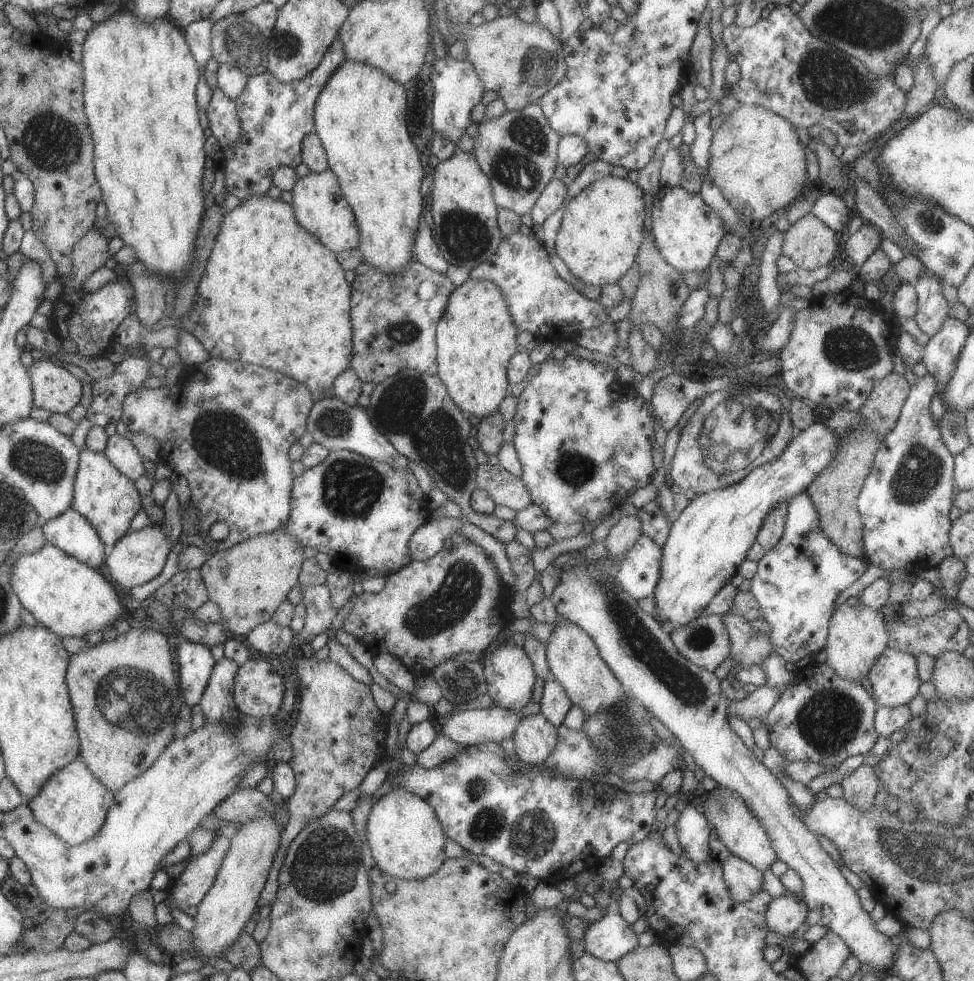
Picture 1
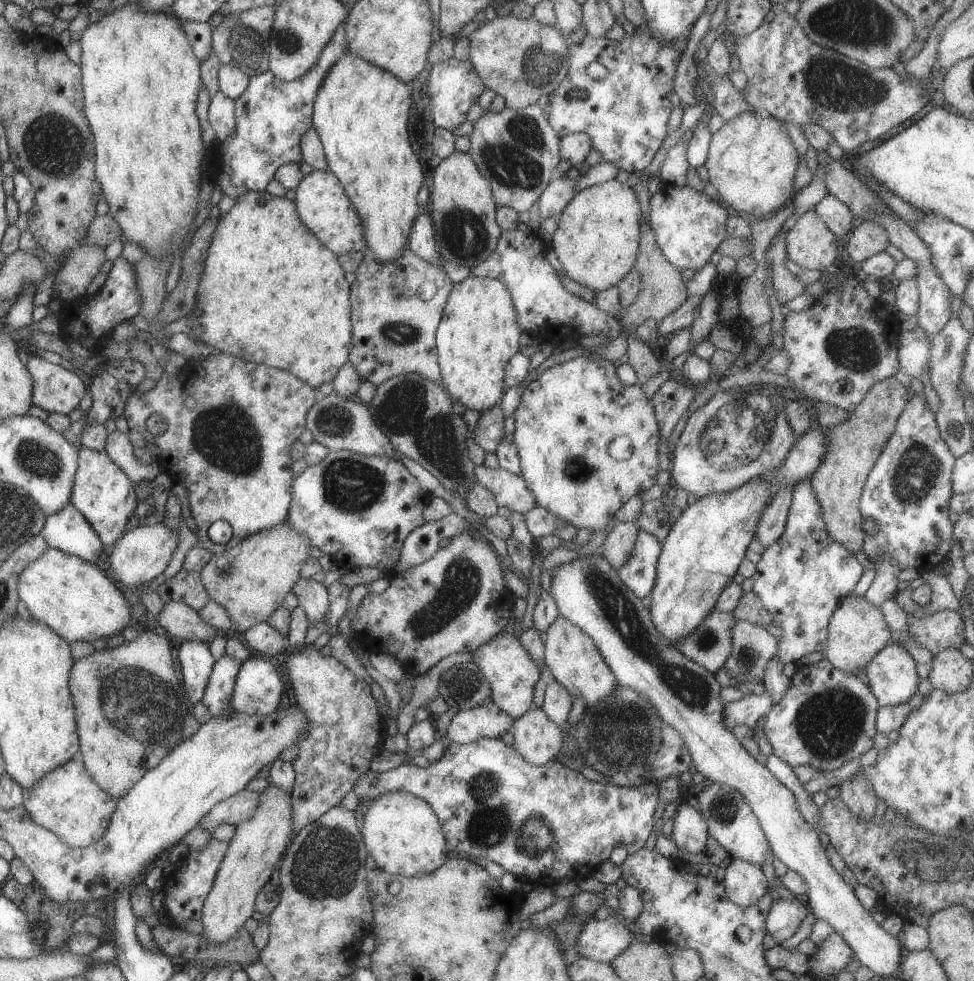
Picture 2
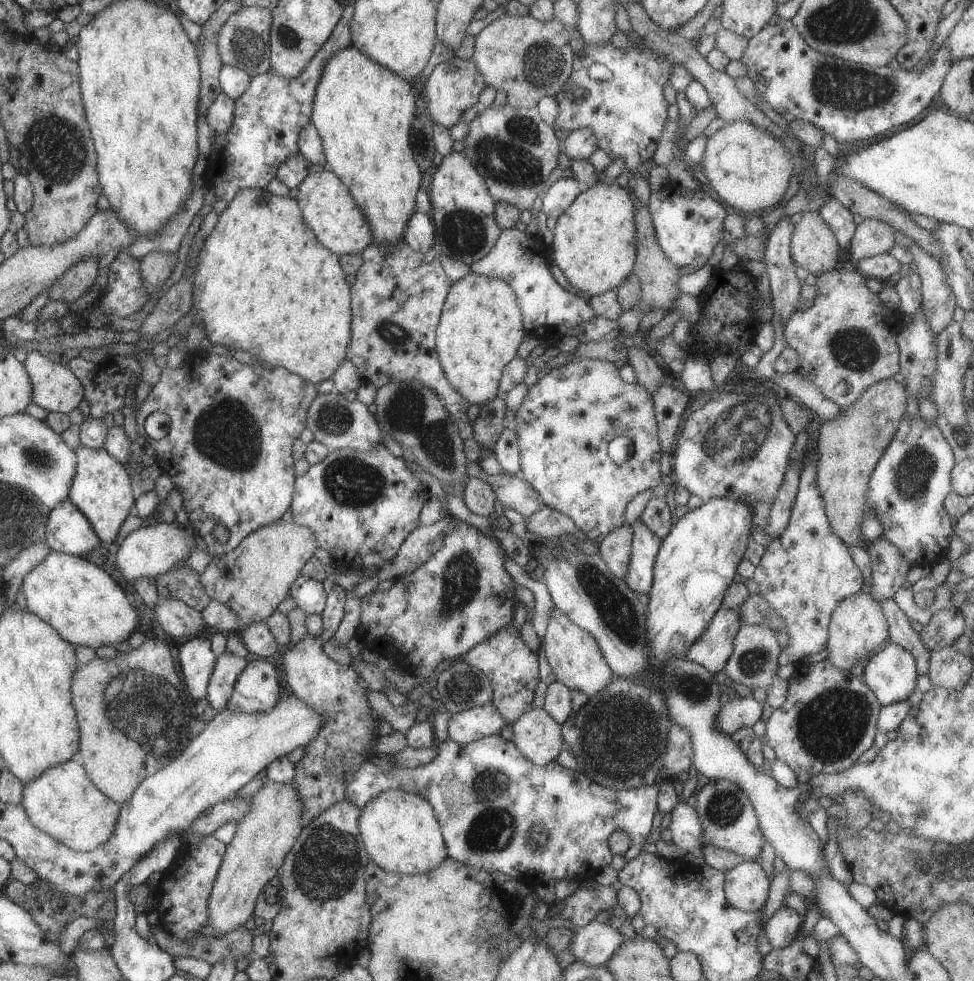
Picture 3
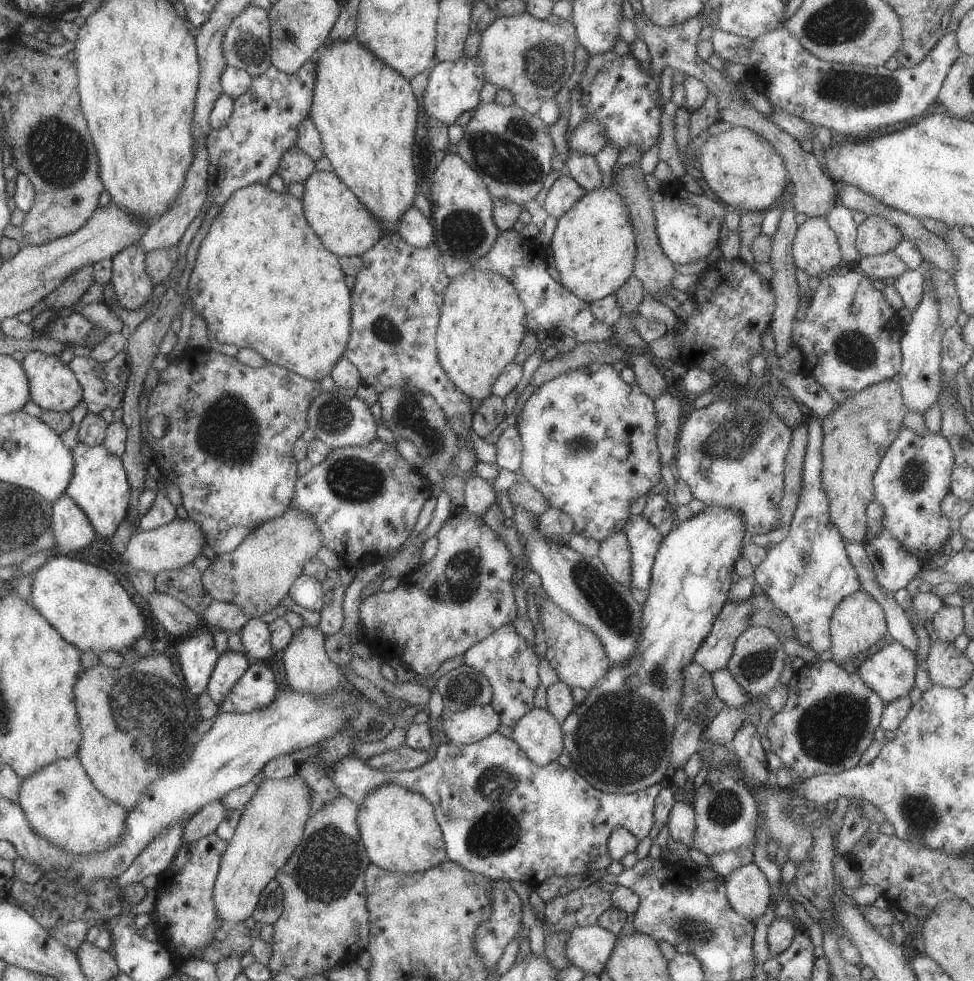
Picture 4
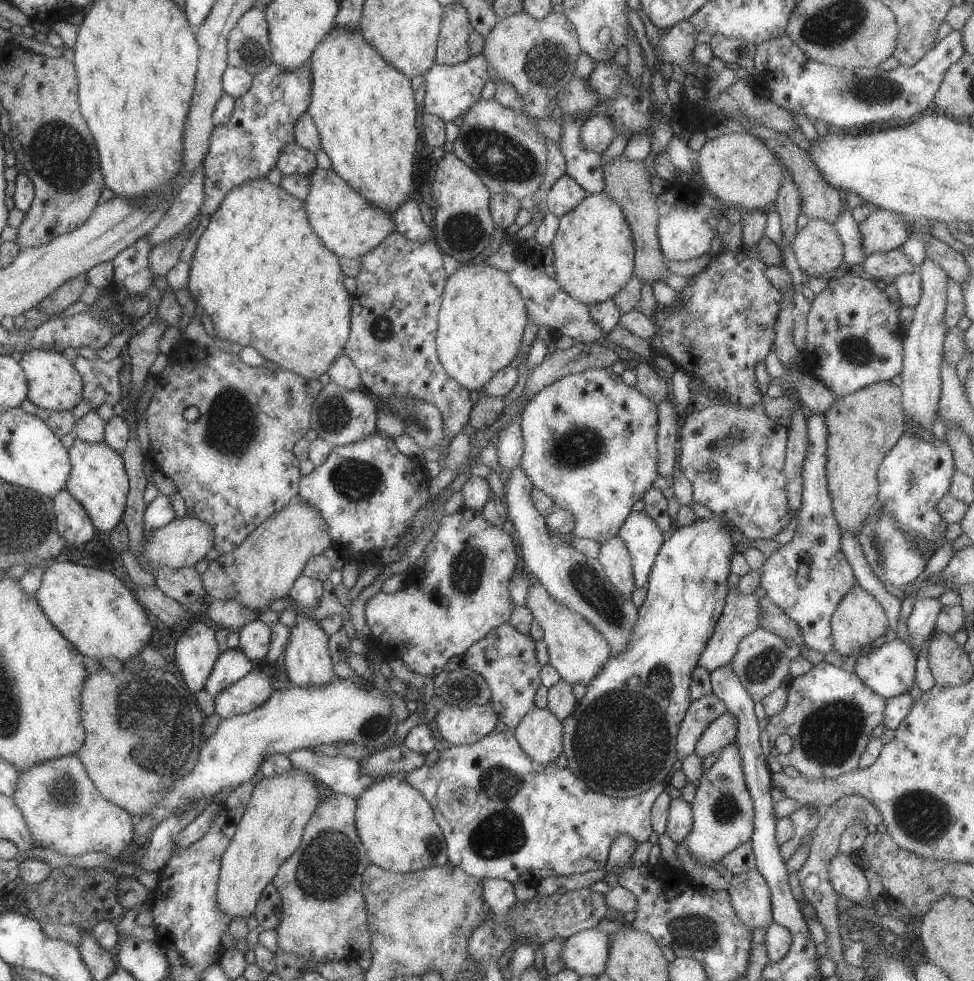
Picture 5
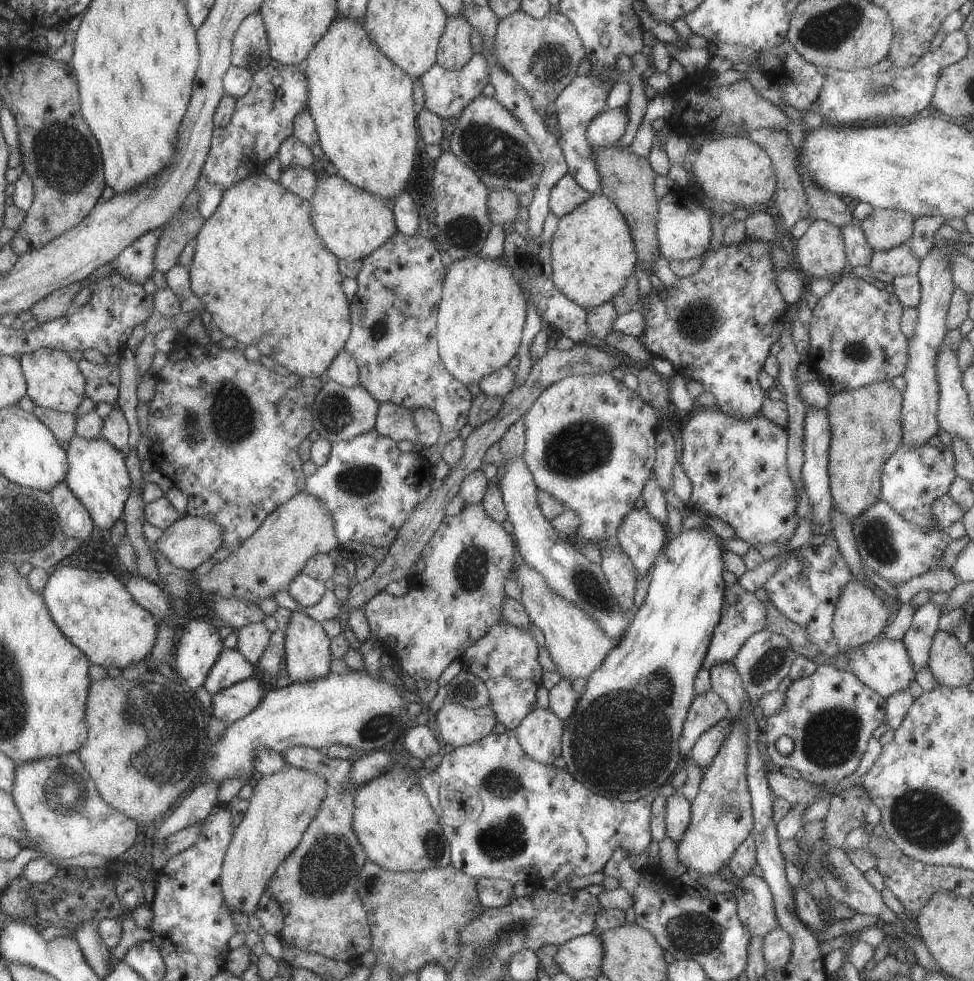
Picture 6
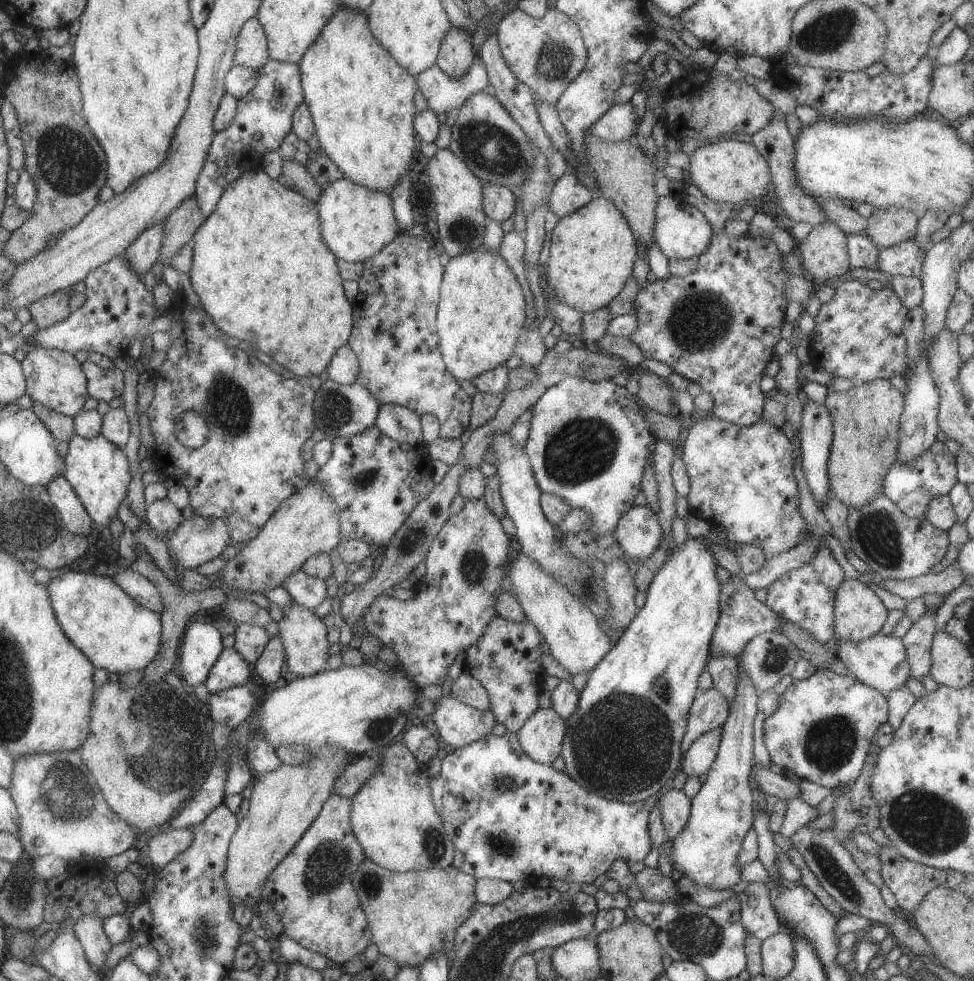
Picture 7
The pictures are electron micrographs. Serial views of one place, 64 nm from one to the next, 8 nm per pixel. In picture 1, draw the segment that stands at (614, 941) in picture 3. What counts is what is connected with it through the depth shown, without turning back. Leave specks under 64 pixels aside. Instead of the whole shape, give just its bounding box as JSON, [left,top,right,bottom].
[583,899,637,961]

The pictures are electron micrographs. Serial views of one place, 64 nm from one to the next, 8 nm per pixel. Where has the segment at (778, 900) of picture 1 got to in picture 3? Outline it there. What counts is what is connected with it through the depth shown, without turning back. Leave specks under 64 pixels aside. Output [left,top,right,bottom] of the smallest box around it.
[765,905,803,948]

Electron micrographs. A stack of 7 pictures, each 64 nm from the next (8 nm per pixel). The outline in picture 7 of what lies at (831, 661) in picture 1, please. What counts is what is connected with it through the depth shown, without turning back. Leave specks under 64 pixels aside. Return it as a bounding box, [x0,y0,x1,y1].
[833,578,888,642]

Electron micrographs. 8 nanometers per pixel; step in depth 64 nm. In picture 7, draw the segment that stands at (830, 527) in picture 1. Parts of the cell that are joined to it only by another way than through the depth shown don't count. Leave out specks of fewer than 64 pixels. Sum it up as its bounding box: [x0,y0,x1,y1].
[825,379,904,508]

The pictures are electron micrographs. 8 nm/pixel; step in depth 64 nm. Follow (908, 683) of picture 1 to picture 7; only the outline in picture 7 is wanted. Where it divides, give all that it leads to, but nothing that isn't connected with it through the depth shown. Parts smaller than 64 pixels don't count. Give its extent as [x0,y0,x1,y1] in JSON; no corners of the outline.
[833,633,910,696]

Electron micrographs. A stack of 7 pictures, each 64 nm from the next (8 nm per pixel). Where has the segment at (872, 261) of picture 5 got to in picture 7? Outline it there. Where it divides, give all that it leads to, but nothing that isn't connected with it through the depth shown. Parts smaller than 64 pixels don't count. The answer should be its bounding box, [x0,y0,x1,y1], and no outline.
[877,240,925,277]

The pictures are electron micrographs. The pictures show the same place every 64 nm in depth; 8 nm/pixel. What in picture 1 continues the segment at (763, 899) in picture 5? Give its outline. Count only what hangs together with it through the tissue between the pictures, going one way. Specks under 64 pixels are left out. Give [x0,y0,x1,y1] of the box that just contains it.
[721,855,762,903]

